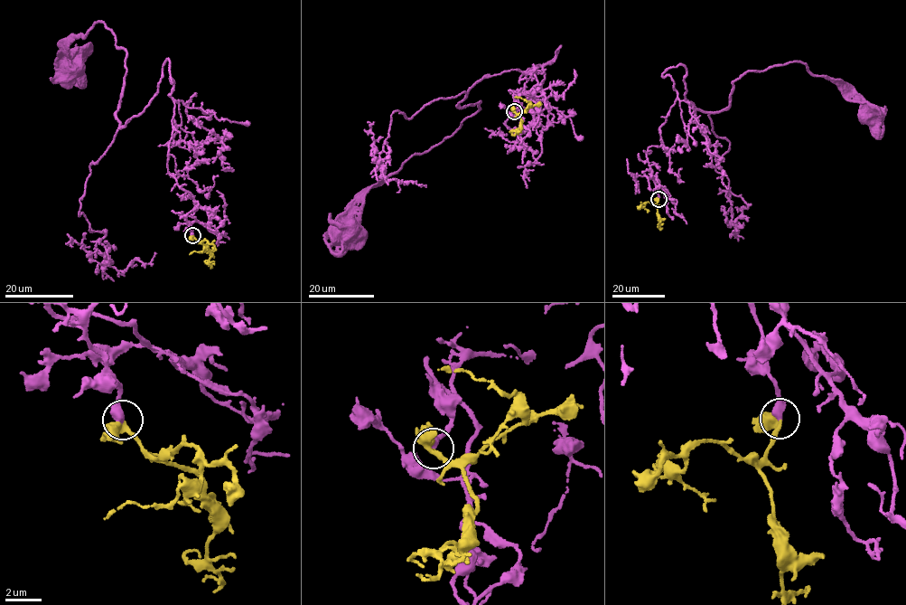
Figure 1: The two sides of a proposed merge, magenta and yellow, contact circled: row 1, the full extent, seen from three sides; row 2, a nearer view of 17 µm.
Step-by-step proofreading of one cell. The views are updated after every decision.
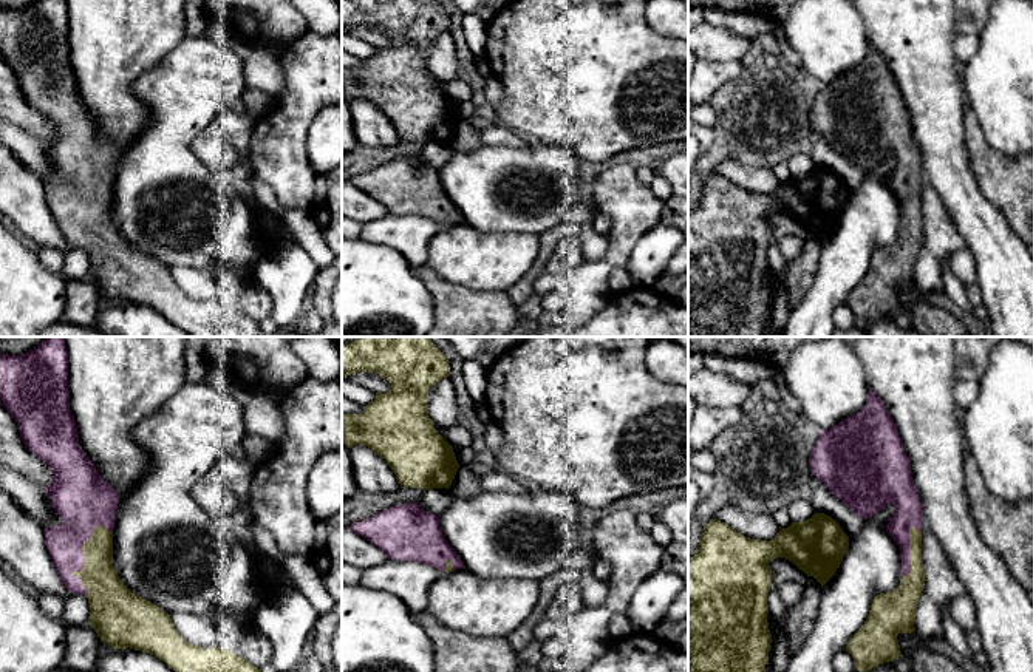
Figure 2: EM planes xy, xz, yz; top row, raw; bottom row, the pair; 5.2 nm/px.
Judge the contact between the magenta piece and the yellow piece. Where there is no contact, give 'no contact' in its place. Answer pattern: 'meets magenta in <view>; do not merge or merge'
meets magenta in xy; merge

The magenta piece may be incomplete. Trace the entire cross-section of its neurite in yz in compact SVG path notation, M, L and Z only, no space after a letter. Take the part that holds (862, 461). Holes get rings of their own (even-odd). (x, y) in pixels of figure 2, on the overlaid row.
M869 386L866 405L837 426L821 431L809 457L810 473L821 479L830 493L855 514L871 519L885 505L894 504L895 513L886 525L902 552L900 585L894 592L877 595L860 630L847 641L855 669L872 667L902 657L897 635L915 632L915 607L925 585L922 561L923 510L912 480L909 457L885 402Z

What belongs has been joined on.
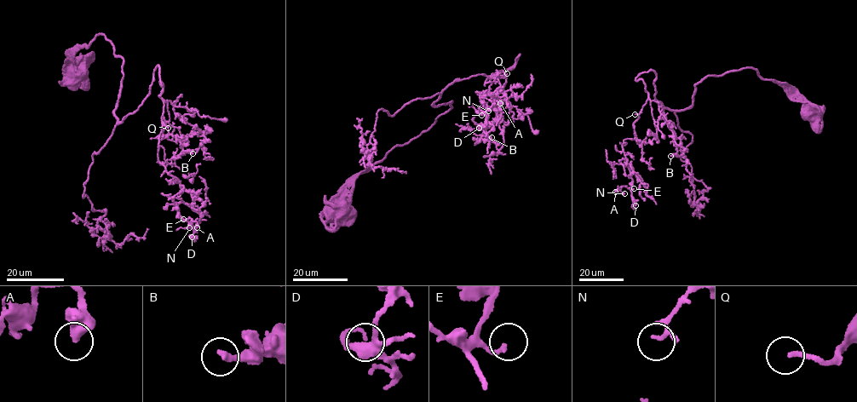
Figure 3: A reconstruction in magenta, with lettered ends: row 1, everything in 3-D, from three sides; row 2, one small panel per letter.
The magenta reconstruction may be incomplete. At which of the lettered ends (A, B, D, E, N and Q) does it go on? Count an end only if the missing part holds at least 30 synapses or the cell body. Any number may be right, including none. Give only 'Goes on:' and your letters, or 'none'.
Goes on: B, Q

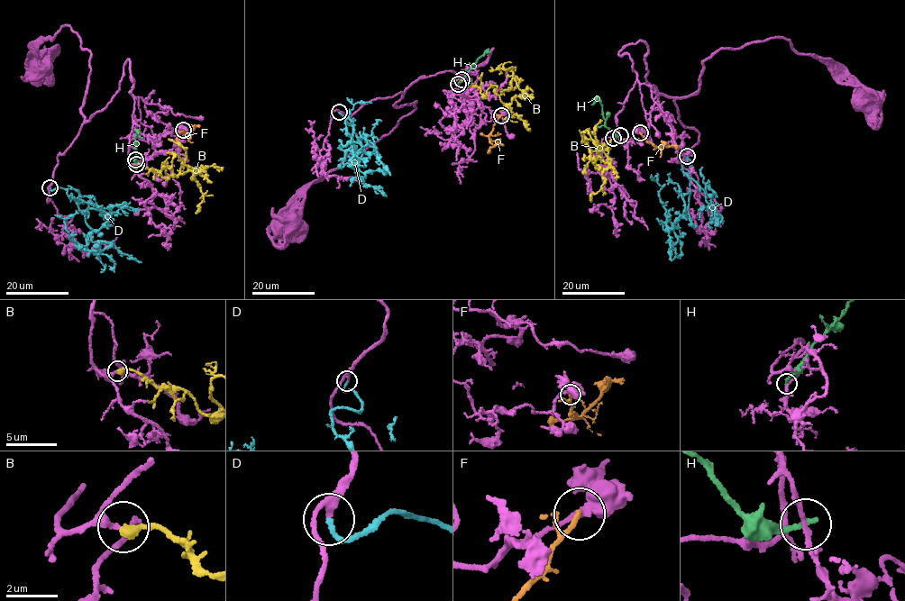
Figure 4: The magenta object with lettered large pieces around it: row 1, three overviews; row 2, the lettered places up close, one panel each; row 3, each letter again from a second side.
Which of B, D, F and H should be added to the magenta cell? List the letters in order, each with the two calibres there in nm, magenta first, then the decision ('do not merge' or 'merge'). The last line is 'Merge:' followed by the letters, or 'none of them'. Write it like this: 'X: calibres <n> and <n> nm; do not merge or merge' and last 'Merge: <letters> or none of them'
B: calibres 240 and 360 nm; merge
D: calibres 200 and 180 nm; merge
F: calibres 400 and 200 nm; do not merge
H: calibres 180 and 240 nm; do not merge
Merge: B, D

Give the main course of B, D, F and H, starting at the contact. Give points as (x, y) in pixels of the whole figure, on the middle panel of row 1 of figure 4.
B: (461, 80), (479, 86), (486, 96), (491, 86), (496, 85), (499, 95), (512, 86), (512, 67), (489, 70)
D: (338, 112), (347, 124), (352, 119), (355, 153), (357, 148), (352, 145), (345, 122), (354, 104), (370, 101)
F: (501, 115), (493, 125), (489, 138), (498, 141), (488, 153)
H: (458, 84), (481, 56), (490, 51)

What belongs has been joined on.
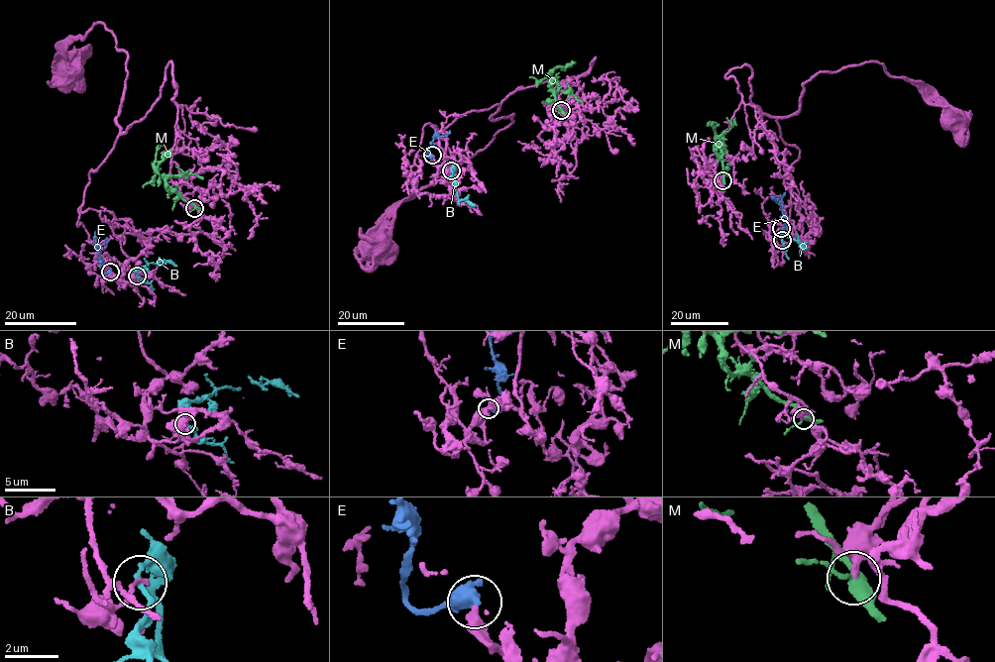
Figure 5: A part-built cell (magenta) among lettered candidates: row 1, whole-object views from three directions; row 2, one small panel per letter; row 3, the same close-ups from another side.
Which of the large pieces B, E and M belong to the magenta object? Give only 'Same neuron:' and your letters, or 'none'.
Same neuron: E

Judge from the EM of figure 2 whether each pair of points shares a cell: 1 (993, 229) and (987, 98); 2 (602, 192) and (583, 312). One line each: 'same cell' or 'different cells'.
1: different cells
2: same cell

